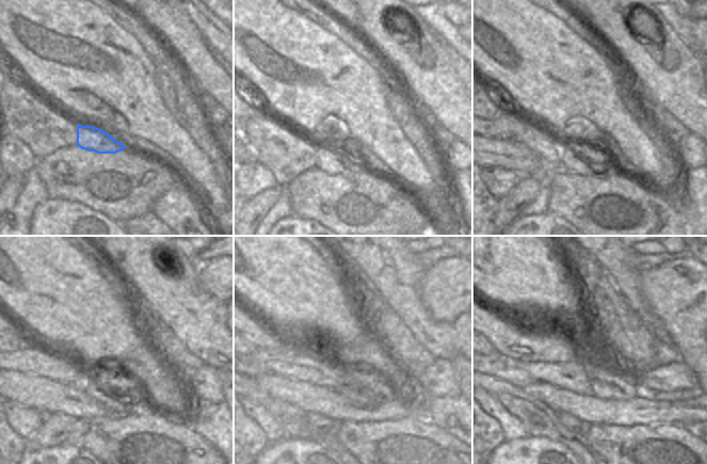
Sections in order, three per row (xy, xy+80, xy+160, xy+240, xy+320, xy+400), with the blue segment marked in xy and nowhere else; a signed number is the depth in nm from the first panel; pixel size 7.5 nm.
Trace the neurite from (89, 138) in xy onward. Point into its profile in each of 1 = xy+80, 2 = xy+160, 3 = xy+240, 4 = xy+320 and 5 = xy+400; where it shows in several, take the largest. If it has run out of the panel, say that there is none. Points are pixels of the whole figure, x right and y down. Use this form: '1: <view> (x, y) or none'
1: xy+80 (347, 161)
2: xy+160 (590, 160)
3: xy+240 (112, 397)
4: xy+320 (363, 385)
5: xy+400 (604, 385)

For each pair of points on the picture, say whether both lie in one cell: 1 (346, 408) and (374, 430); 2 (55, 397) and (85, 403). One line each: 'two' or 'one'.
1: two
2: one

